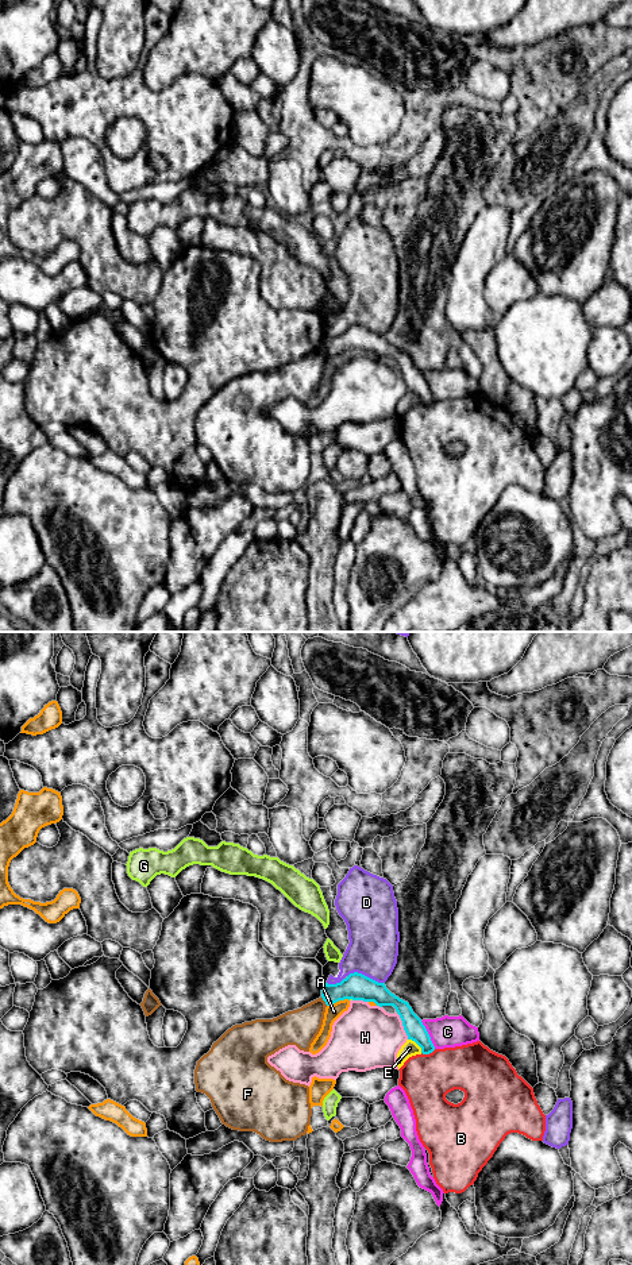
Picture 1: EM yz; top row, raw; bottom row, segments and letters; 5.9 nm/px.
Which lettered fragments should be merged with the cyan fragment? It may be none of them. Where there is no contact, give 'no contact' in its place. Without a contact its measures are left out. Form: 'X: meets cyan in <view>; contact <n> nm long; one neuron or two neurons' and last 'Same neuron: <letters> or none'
A: meets cyan in yz; contact 140 nm long; two neurons
B: meets cyan in yz; contact 90 nm long; two neurons
C: meets cyan in yz; contact 190 nm long; two neurons
D: meets cyan in yz; contact 220 nm long; two neurons
E: meets cyan in yz; contact 120 nm long; two neurons
F: meets cyan in yz; contact 70 nm long; two neurons
G: meets cyan in yz; contact 30 nm long; two neurons
H: meets cyan in yz; contact 180 nm long; two neurons
Same neuron: none

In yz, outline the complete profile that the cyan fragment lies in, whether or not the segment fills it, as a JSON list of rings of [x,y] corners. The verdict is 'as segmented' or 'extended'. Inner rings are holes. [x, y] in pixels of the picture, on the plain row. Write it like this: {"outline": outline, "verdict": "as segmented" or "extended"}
{"outline": [[[354,324],[340,335],[325,335],[321,342],[321,350],[327,358],[344,351],[374,354],[379,359],[393,358],[402,373],[408,392],[415,393],[421,400],[423,406],[429,406],[435,402],[421,371],[413,365],[409,355],[392,346],[385,335],[378,335],[362,325]]], "verdict": "as segmented"}

